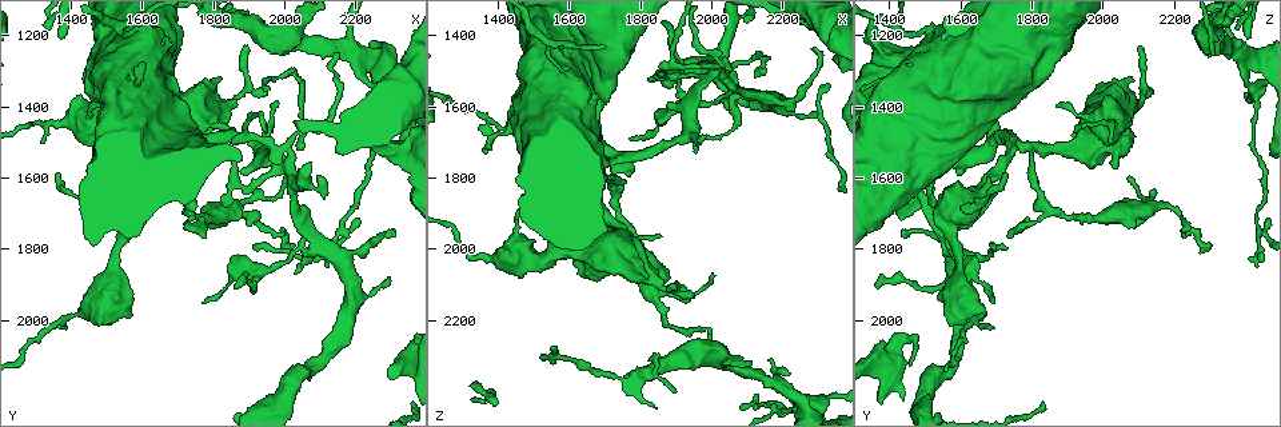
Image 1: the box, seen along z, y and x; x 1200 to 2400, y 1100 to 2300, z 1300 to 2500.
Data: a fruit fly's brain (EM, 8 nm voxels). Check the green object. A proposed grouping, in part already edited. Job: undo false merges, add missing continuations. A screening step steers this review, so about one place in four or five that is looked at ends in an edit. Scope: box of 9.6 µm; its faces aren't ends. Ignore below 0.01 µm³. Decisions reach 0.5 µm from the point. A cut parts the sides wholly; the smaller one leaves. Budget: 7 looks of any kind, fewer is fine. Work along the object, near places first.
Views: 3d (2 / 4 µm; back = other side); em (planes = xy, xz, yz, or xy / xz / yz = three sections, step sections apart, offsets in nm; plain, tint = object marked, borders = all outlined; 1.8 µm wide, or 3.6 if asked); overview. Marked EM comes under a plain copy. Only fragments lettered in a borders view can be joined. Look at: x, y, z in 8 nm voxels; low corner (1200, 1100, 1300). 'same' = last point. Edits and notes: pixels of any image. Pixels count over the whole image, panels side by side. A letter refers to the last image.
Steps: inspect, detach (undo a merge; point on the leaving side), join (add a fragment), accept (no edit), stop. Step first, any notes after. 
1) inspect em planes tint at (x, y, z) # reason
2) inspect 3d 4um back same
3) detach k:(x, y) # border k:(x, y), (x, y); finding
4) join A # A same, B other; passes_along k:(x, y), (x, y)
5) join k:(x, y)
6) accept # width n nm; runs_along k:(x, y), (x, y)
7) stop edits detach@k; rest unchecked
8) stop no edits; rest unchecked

inspect em xz step 16 tint at (2190, 1240, 2380) # three-way junction

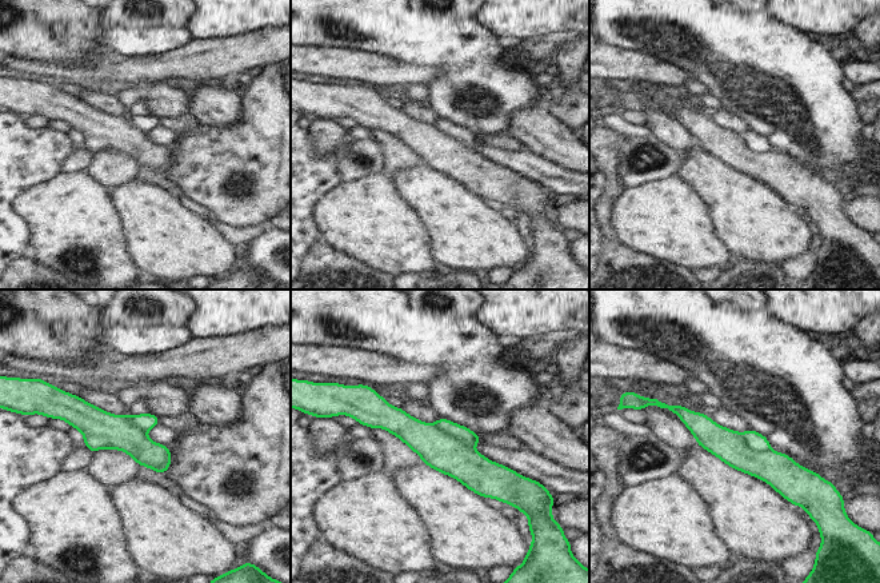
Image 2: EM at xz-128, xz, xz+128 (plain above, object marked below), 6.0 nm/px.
inspect em planes borders same # cut it another way

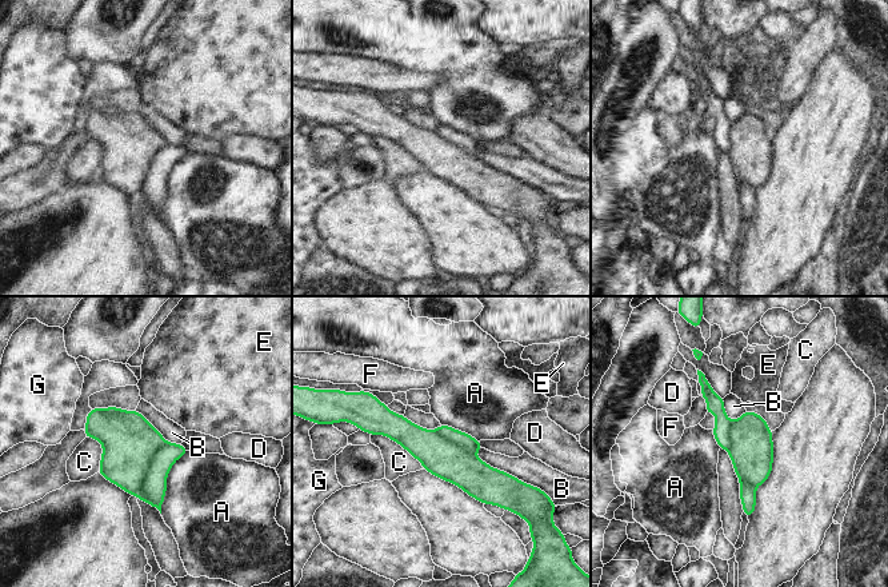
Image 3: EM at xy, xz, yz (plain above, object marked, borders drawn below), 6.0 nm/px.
detach 3:(152, 491) # A other, B other, C other, D other, E other, F other, G other; border 3:(166, 442), (154, 454), (136, 494); two neurons meet here

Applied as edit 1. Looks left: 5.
inspect overview

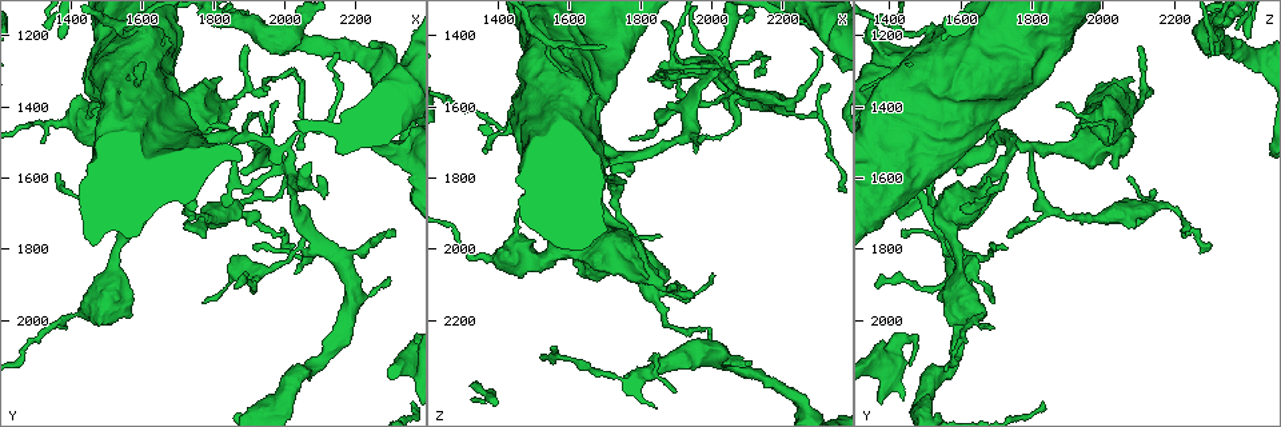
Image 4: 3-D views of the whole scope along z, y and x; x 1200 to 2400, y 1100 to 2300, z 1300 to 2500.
inspect 3d 2um at (1850, 1690, 2130) # abrupt turn

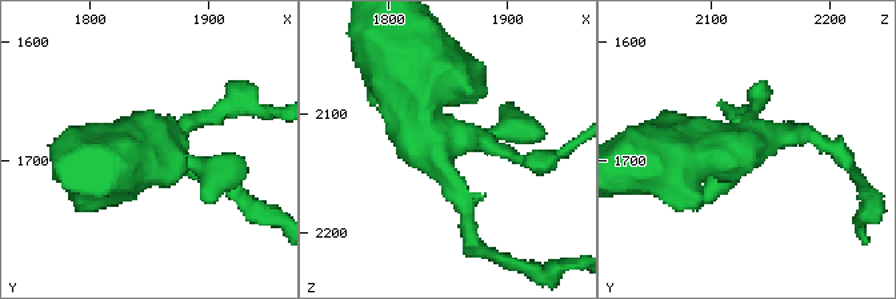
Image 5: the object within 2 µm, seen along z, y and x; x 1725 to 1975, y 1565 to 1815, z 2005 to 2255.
inspect em planes tint at (1838, 1684, 2126) # arms 4

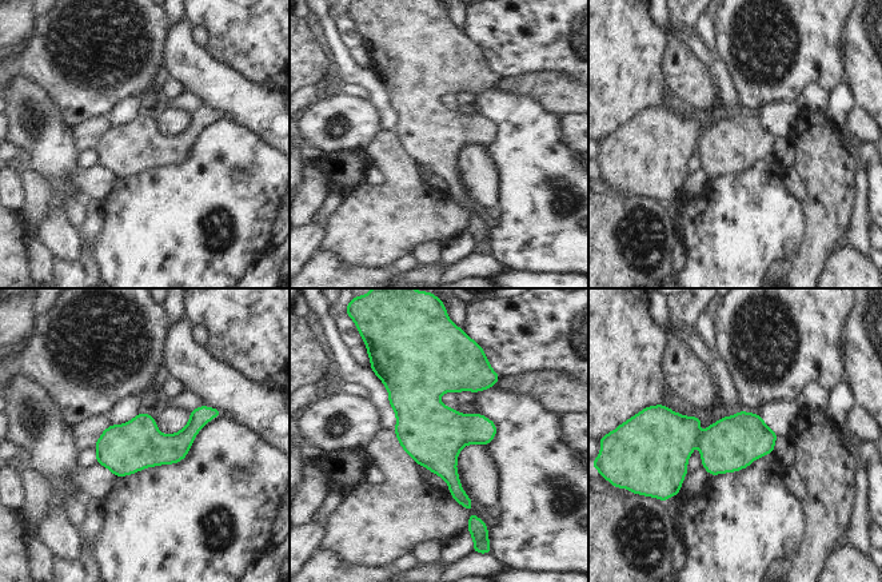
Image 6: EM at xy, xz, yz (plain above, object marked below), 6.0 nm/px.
inspect em planes borders same

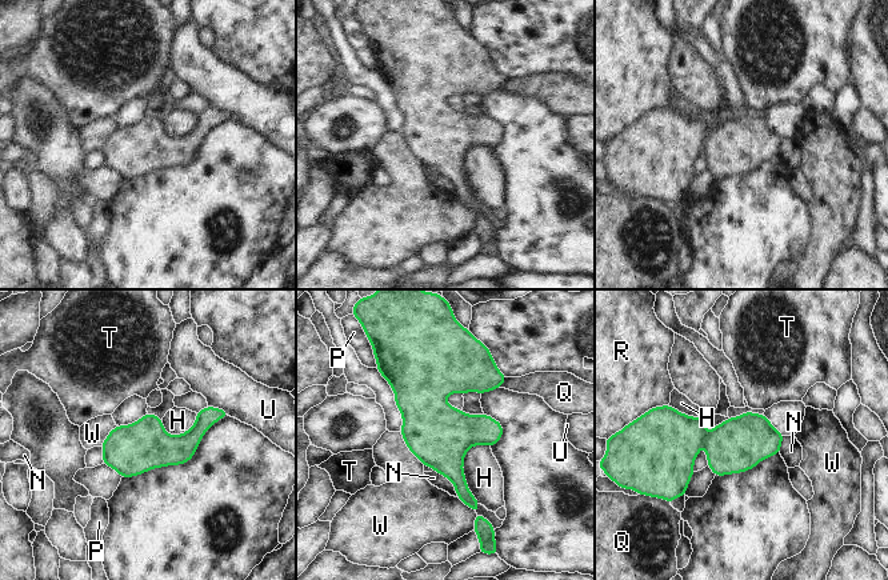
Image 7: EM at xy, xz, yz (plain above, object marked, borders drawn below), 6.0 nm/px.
accept # H other, N other, P other, Q other, R other, T other, U other, W other; border 7:(479, 443), (463, 474), (480, 503); one neuron here

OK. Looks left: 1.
stop edits detach@3; rest unchecked

